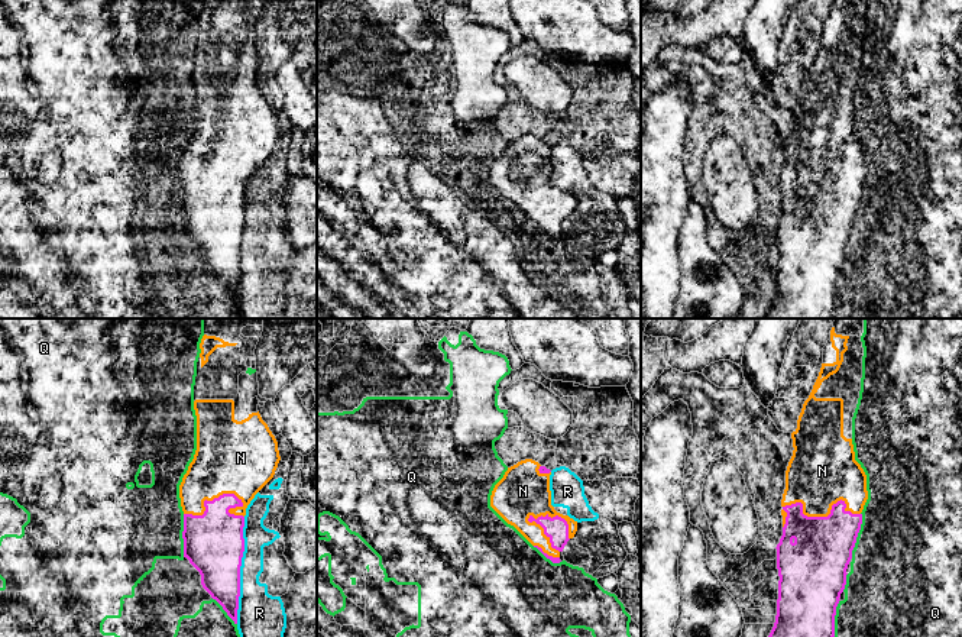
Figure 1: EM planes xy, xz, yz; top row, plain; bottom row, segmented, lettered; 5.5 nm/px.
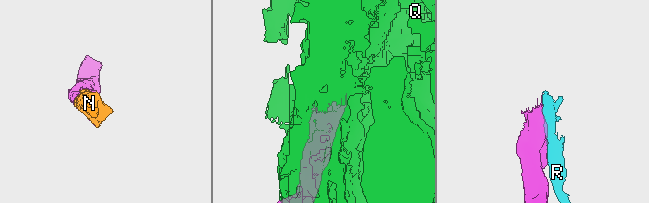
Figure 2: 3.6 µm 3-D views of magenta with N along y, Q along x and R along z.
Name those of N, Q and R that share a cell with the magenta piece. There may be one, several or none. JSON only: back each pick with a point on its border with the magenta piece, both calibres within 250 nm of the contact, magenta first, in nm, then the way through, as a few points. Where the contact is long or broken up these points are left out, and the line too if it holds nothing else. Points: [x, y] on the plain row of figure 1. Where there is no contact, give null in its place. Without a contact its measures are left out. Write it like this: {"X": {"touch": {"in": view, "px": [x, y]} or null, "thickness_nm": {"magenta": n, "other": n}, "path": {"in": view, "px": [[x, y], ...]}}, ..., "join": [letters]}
{"N": {"touch": {"in": "yz", "px": [812, 193]}, "thickness_nm": {"magenta": 340, "other": 360}}, "join": ["N"]}

